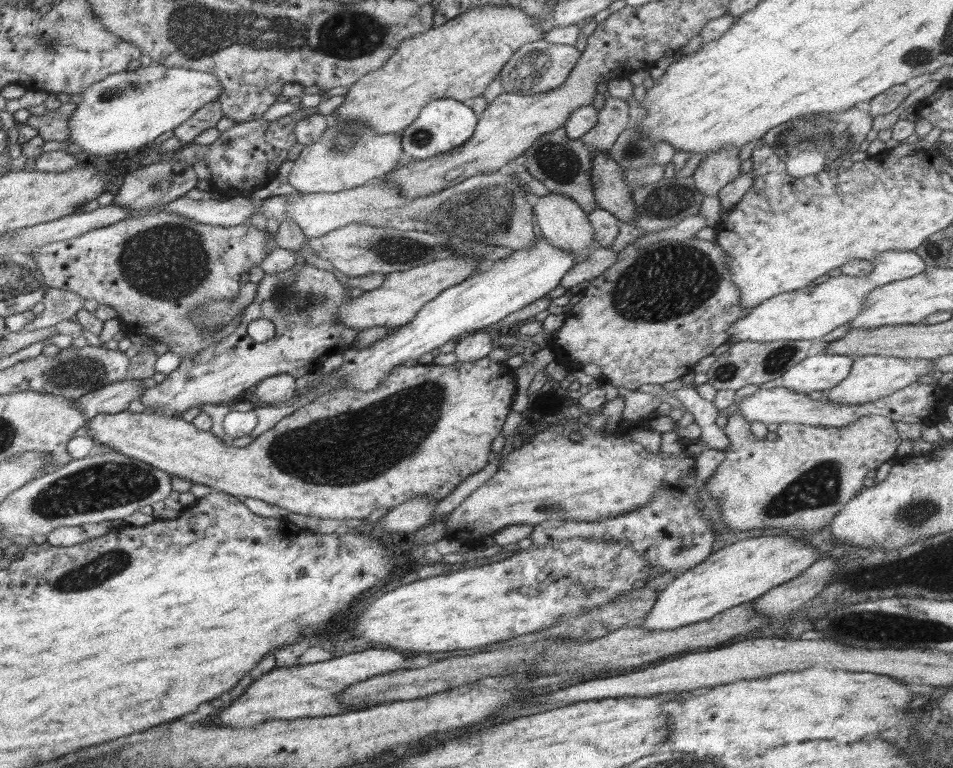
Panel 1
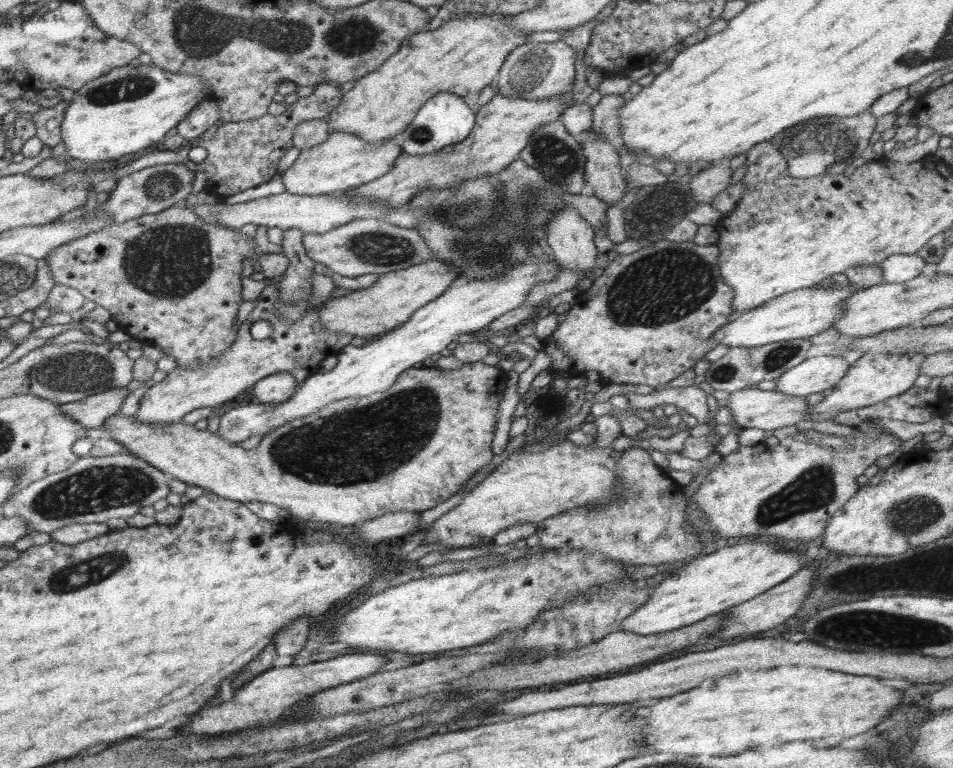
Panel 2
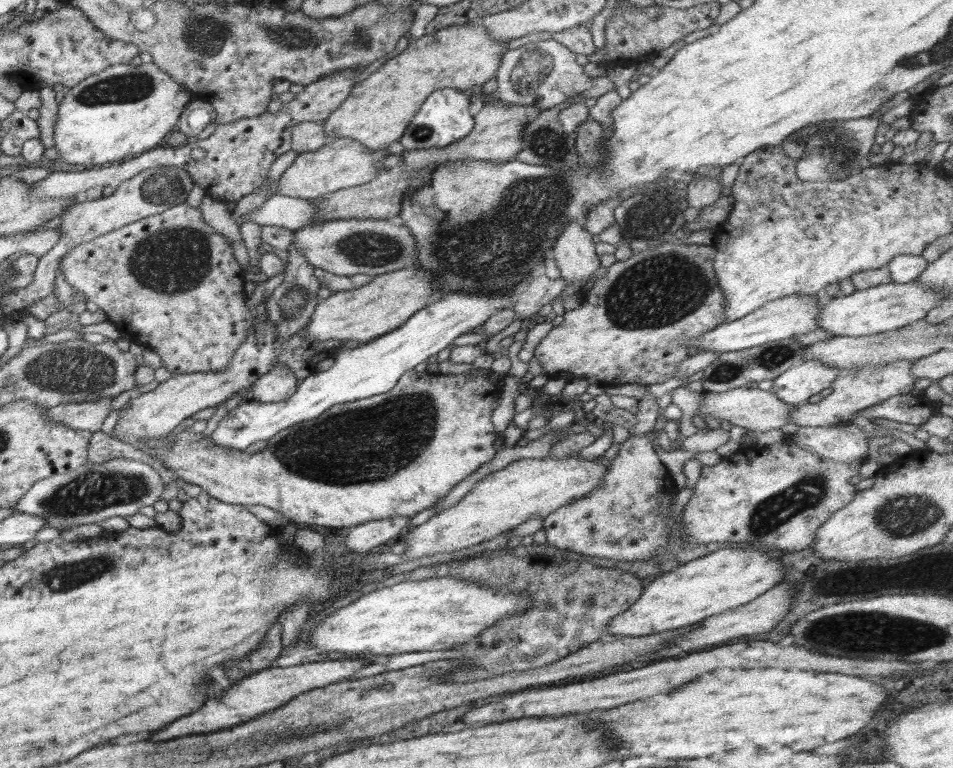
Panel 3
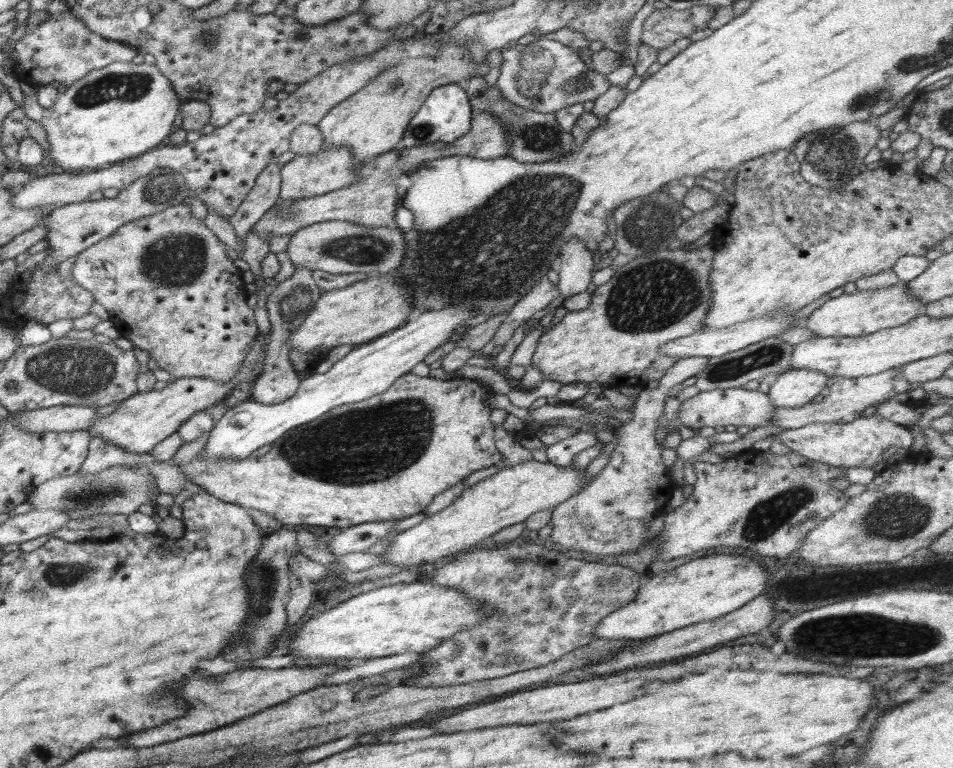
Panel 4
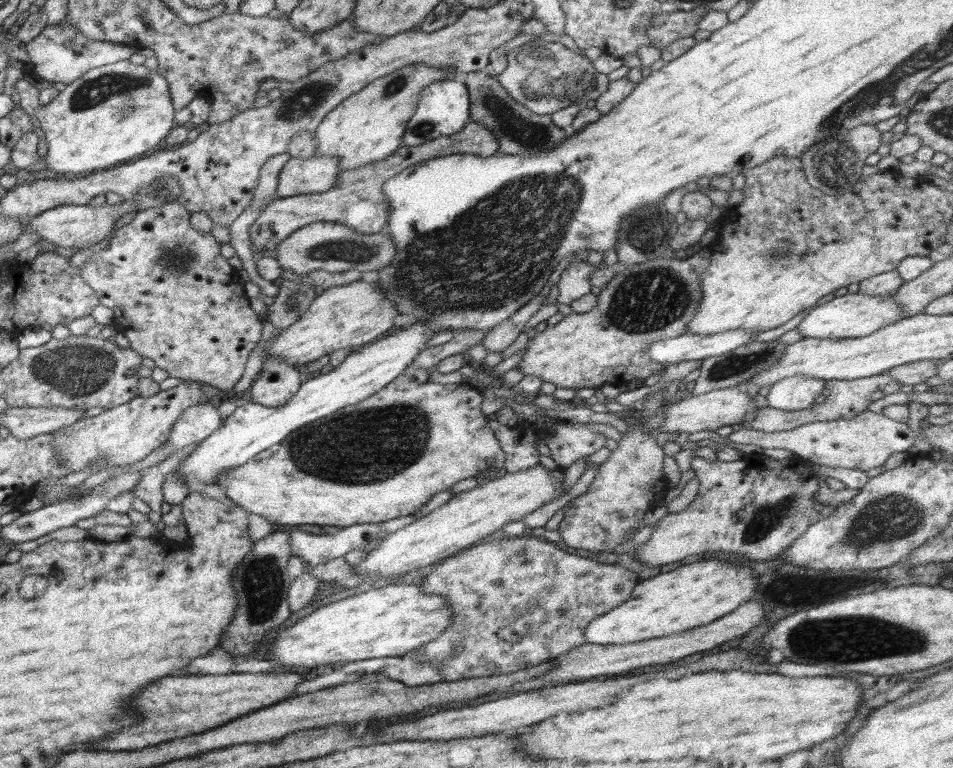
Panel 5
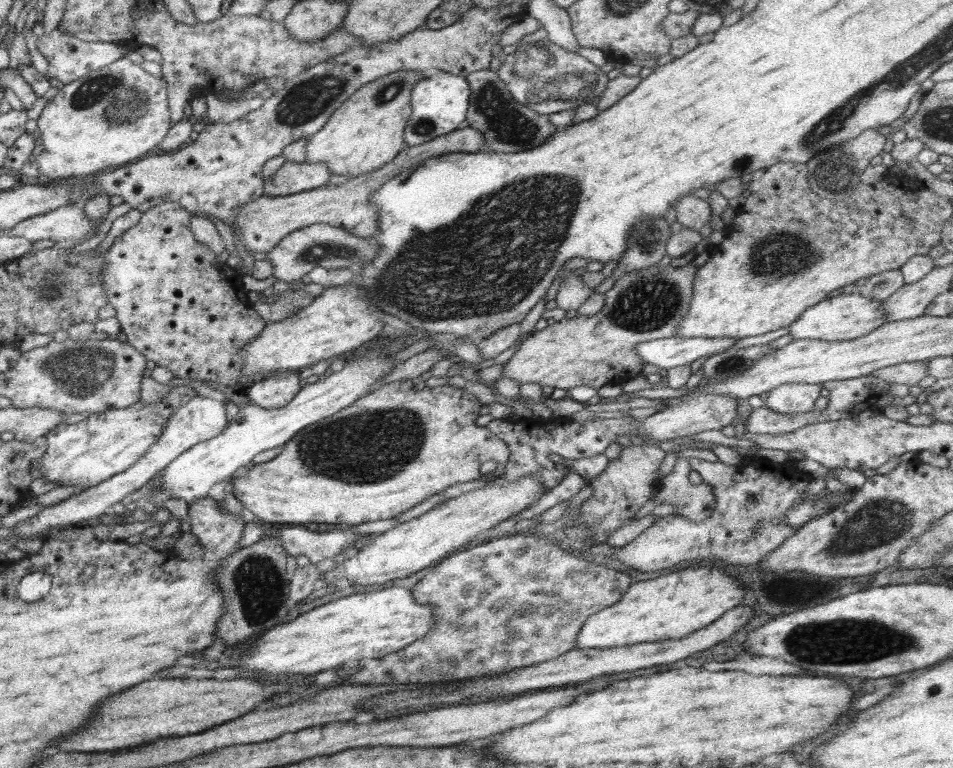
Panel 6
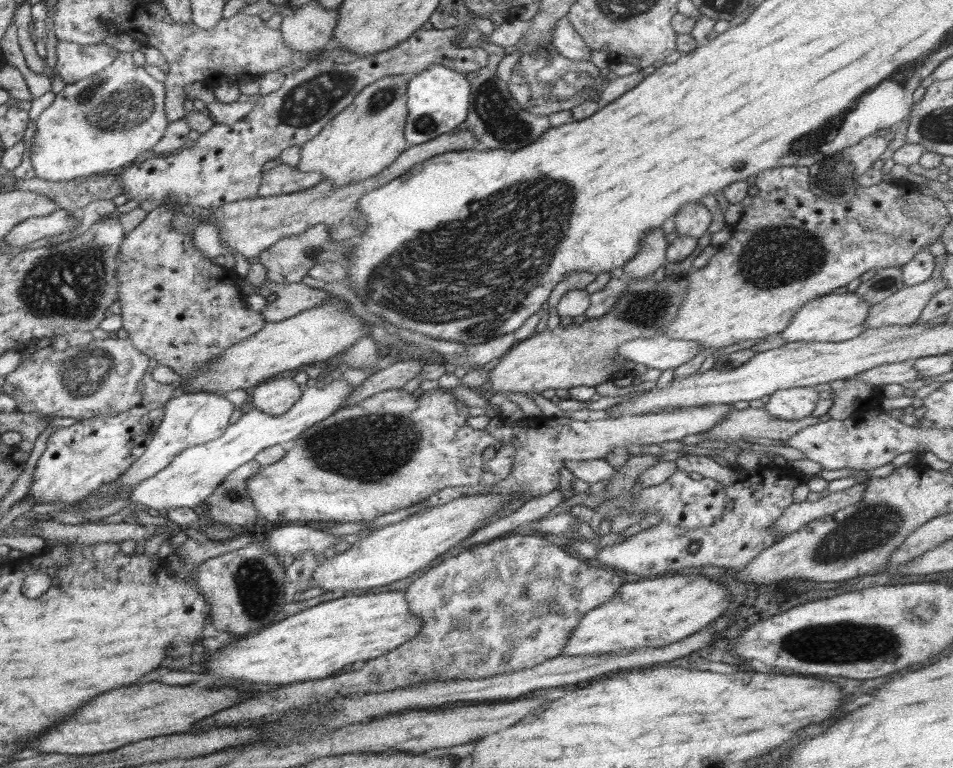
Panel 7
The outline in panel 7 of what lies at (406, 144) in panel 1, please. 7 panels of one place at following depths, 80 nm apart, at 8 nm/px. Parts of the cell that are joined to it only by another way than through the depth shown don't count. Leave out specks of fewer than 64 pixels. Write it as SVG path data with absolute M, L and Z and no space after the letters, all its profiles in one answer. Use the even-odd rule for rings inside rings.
M431 64L408 81L408 116L405 126L405 139L412 144L422 144L437 136L452 133L465 122L471 93L470 81L462 73L446 68L441 64Z

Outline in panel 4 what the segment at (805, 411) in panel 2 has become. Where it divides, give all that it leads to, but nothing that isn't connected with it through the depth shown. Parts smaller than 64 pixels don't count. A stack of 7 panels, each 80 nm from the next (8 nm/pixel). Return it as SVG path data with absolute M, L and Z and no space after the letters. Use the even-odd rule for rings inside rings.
M731 388L726 390L713 390L699 392L691 399L686 399L678 411L678 420L682 426L702 428L703 426L749 426L751 429L769 426L773 420L773 414L777 406L764 392L747 390L744 388Z

